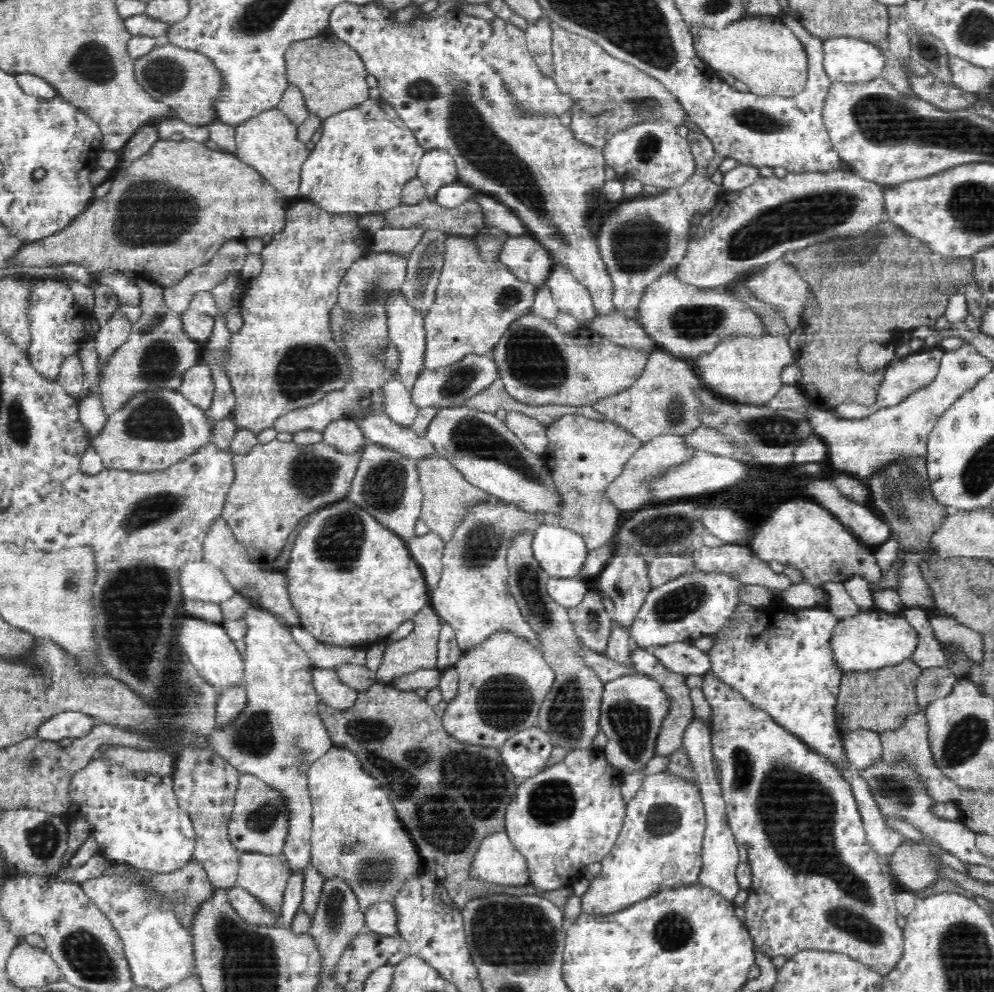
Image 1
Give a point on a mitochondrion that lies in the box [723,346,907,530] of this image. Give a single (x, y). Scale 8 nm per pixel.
(772, 430)

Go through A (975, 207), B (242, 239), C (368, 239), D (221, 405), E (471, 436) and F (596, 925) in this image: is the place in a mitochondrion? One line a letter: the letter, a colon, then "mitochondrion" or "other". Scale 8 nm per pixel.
A: mitochondrion
B: other
C: other
D: other
E: mitochondrion
F: other

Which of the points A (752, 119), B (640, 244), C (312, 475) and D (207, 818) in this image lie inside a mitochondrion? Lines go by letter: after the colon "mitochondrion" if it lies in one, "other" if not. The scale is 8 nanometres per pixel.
A: mitochondrion
B: mitochondrion
C: mitochondrion
D: other

